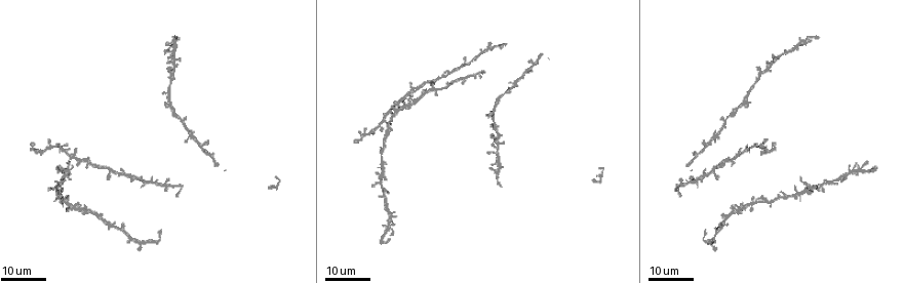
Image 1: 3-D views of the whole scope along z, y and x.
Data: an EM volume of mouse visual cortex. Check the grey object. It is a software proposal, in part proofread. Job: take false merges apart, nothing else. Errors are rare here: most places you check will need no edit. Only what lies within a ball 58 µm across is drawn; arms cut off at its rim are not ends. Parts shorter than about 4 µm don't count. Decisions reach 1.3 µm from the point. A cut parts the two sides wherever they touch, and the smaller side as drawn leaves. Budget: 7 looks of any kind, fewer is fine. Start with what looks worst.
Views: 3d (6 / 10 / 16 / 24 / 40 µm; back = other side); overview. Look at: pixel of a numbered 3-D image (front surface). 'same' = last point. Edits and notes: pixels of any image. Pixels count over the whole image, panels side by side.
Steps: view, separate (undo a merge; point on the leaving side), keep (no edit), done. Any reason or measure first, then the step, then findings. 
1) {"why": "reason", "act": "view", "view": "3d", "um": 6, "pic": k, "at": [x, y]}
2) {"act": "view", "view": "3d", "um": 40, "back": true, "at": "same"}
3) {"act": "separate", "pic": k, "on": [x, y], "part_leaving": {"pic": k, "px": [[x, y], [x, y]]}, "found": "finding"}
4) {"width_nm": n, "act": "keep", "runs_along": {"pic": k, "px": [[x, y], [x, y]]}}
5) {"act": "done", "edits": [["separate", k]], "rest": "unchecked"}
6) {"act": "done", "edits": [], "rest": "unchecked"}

{"why": "three-way junction", "act": "view", "view": "3d", "um": 24, "pic": 1, "at": [112, 171]}

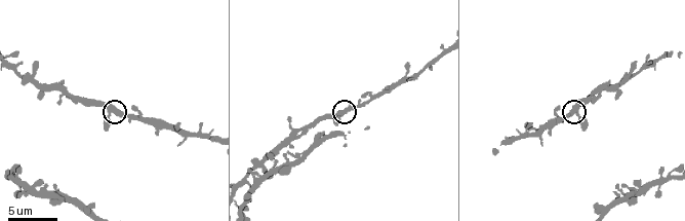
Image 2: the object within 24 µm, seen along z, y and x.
{"why": "zoom in", "act": "view", "view": "3d", "um": 6, "pic": 2, "at": [576, 113]}

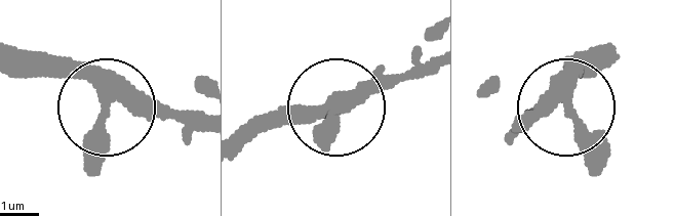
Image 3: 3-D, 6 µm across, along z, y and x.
{"act": "view", "view": "3d", "um": 6, "back": true, "pic": 3, "at": [105, 97]}

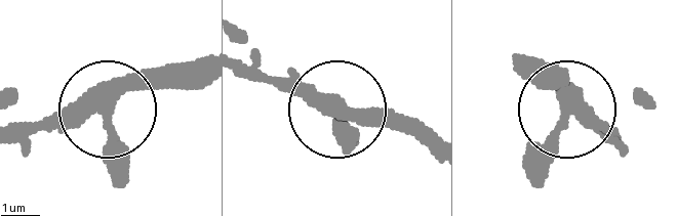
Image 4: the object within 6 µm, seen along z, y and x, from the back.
{"act": "keep", "runs_along": {"pic": 4, "px": [[12, 144], [186, 70]]}, "found": "all the same neuron"}

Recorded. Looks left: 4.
{"why": "two arms in line, one across", "act": "view", "view": "3d", "um": 10, "pic": 2, "at": [316, 144]}

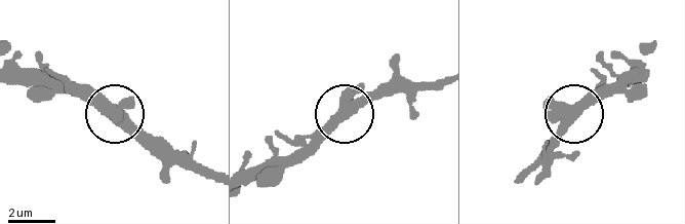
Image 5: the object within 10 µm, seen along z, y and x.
{"act": "view", "view": "3d", "um": 10, "back": true, "pic": 5, "at": [110, 115]}

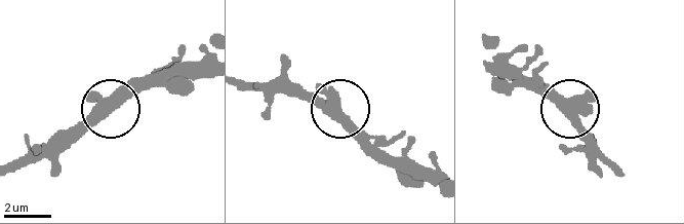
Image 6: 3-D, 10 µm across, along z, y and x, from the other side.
{"act": "keep", "found": "continuous, no second neuron"}

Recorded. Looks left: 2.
{"why": "thin arm on a thick one", "act": "view", "view": "3d", "um": 16, "pic": 1, "at": [380, 179]}

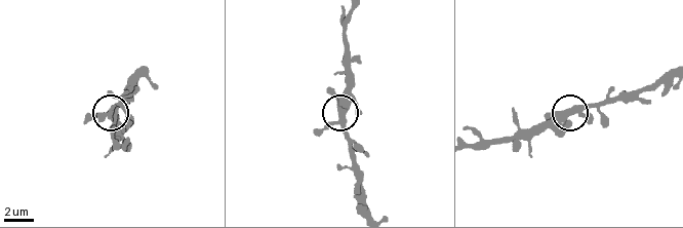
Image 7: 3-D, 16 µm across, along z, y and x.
{"act": "view", "view": "3d", "um": 10, "pic": 7, "at": [343, 117]}

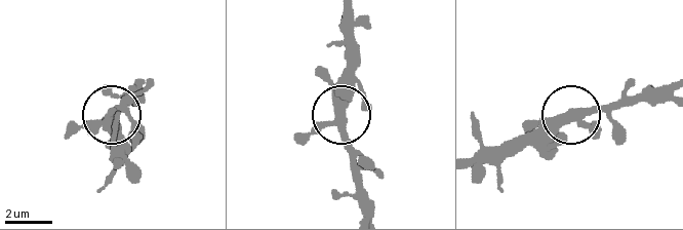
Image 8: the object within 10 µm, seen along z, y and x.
{"arms": 3, "act": "keep", "found": "all the same neuron"}

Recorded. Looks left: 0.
{"act": "done", "edits": [], "rest": "unchecked"}

